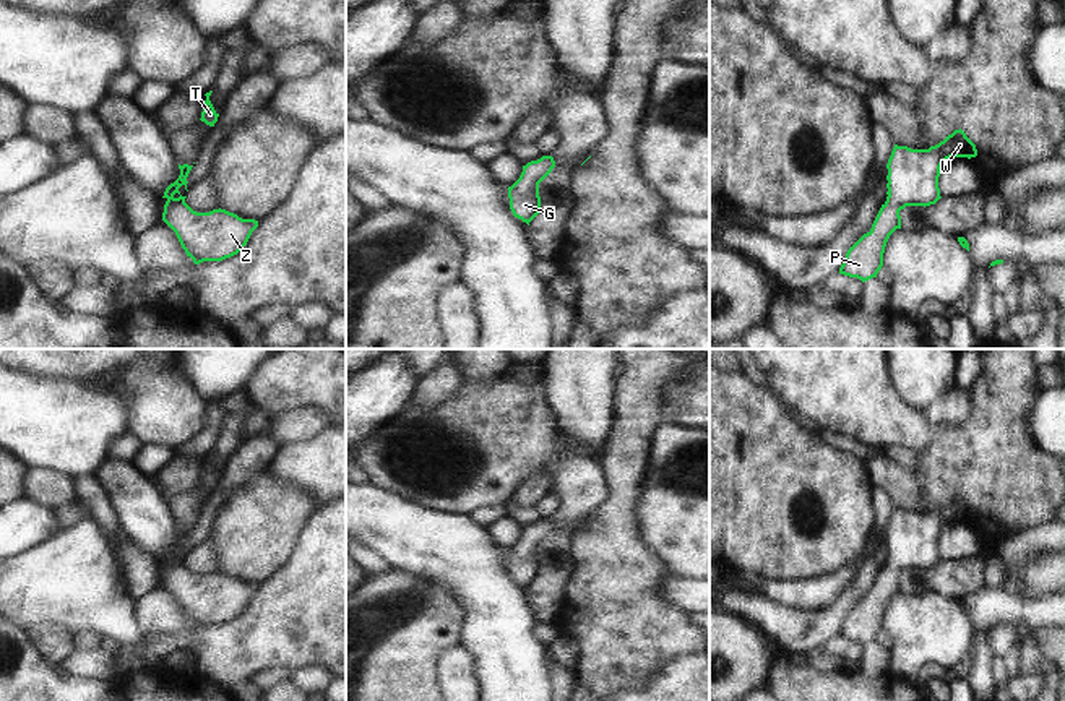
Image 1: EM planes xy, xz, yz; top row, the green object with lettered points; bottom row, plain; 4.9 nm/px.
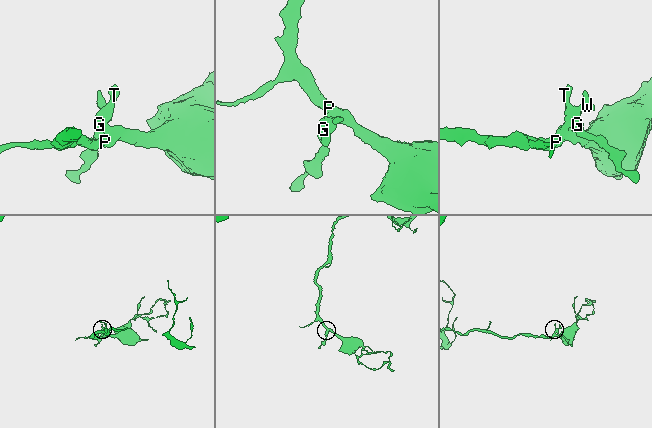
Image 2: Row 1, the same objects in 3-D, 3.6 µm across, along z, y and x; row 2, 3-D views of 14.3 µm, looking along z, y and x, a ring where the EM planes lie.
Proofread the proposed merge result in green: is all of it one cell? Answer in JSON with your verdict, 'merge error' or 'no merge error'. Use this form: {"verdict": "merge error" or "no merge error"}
{"verdict": "no merge error"}

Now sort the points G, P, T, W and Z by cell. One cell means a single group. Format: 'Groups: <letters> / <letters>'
Groups: G P T W Z

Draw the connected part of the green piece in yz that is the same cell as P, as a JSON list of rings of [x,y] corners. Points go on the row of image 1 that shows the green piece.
[[[959,128],[929,149],[911,149],[895,144],[886,169],[886,201],[882,204],[872,229],[846,253],[839,274],[862,282],[877,277],[890,235],[901,229],[899,211],[906,206],[930,206],[940,196],[942,164],[950,157],[976,157],[976,144]]]

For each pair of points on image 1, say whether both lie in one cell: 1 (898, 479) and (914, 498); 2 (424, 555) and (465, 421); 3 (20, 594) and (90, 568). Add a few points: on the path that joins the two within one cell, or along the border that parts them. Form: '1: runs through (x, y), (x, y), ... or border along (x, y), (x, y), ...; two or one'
1: runs through (901, 484), (909, 494); one
2: border along (403, 495), (450, 513), (469, 515); two
3: runs through (38, 586), (72, 578); one

